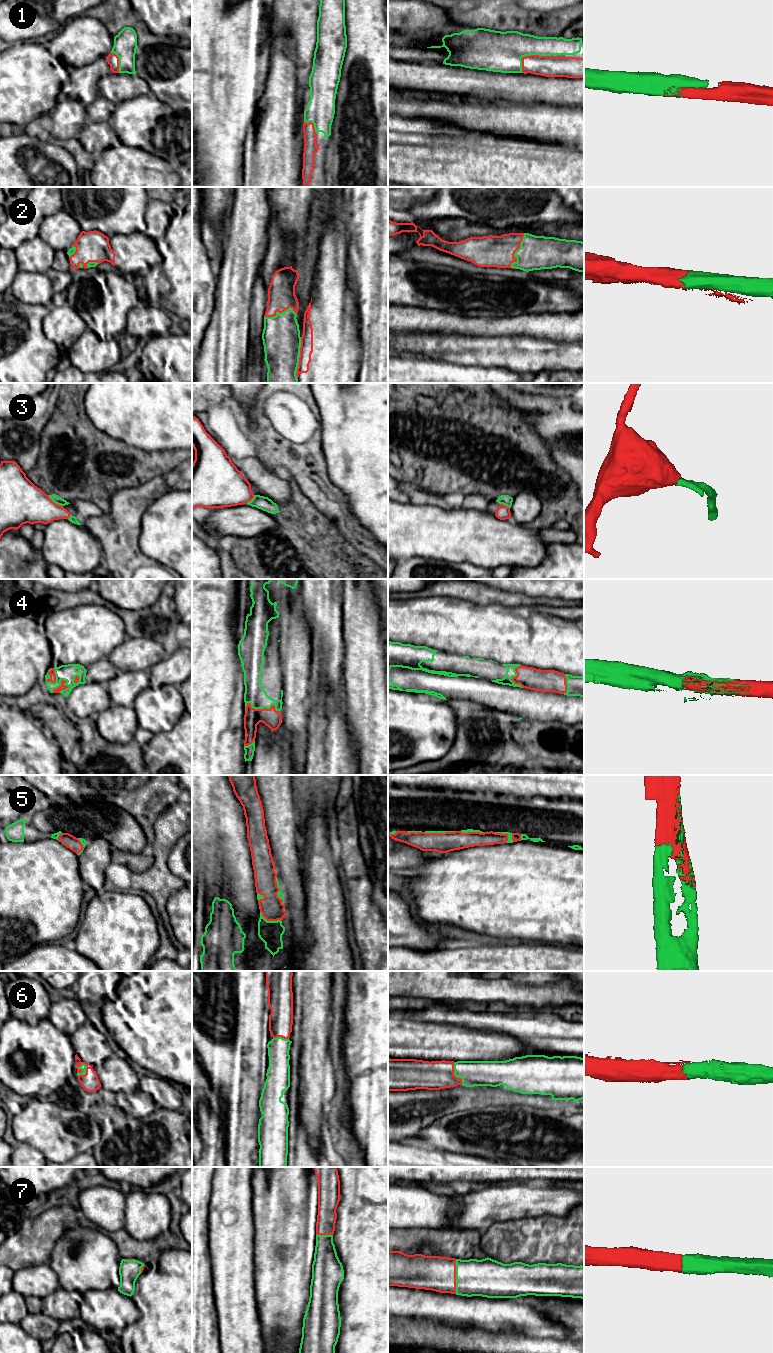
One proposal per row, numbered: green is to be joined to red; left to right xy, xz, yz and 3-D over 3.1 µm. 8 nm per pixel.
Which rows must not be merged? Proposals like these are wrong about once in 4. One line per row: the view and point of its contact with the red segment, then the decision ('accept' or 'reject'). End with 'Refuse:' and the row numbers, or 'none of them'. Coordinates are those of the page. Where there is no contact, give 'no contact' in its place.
1: meets red in yz at (528, 56); accept
2: meets red in yz at (516, 250); accept
3: meets red in xy at (55, 503); accept
4: meets red in xz at (264, 708); accept
5: meets red in xz at (279, 889); accept
6: meets red in xy at (80, 1069); accept
7: meets red in yz at (455, 1276); accept
Refuse: none of them

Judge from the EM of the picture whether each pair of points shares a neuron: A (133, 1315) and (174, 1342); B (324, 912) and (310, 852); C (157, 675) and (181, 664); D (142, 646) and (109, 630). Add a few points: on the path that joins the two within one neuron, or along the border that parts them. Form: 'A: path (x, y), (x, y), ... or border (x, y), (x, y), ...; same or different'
A: border (131, 1296), (140, 1312), (140, 1316), (118, 1331); different
B: path (324, 897), (319, 867); same
C: path (163, 673), (175, 669); same
D: border (127, 636), (109, 654); different

